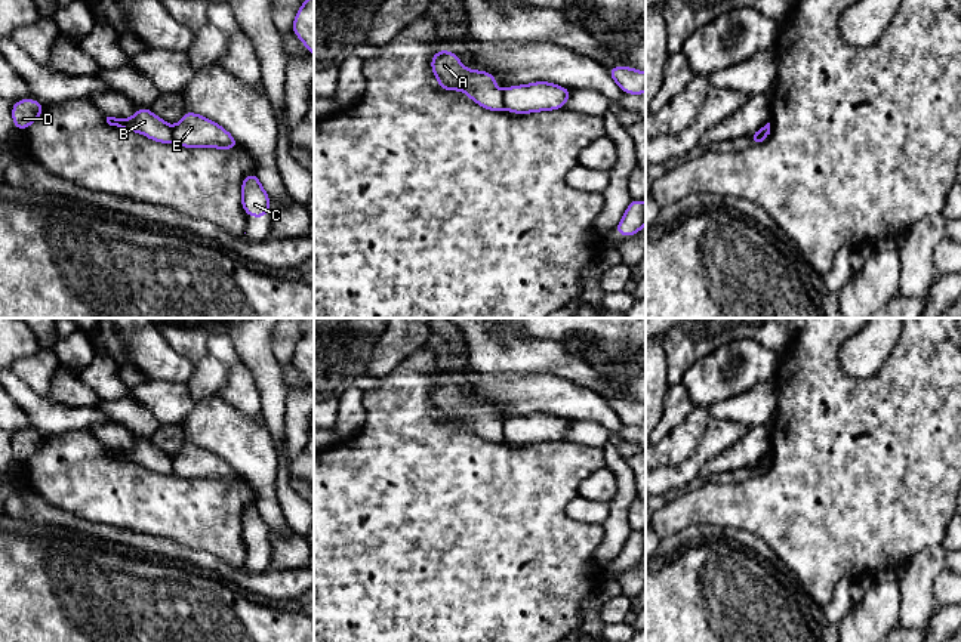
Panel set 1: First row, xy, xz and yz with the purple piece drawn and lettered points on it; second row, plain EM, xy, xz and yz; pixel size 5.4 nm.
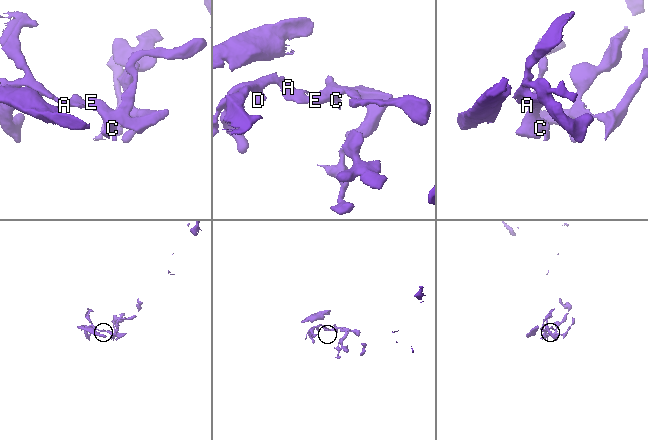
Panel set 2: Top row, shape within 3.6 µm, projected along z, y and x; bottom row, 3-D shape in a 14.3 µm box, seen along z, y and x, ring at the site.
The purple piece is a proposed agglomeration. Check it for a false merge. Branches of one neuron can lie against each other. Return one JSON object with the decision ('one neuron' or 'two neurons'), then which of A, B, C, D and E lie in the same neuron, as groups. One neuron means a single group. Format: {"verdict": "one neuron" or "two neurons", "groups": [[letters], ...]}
{"verdict": "two neurons", "groups": [["A", "B", "D"], ["C", "E"]]}

